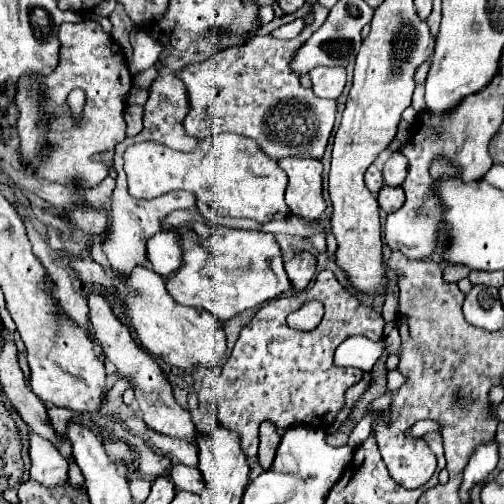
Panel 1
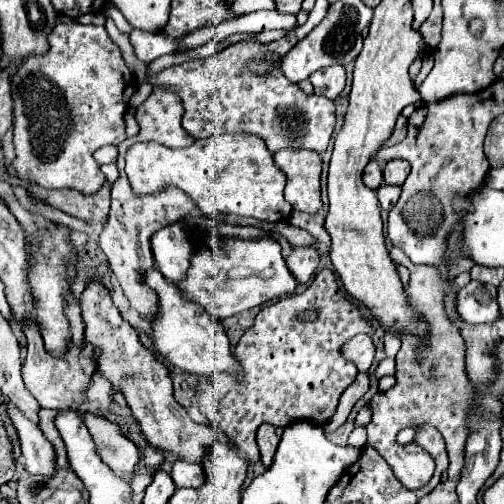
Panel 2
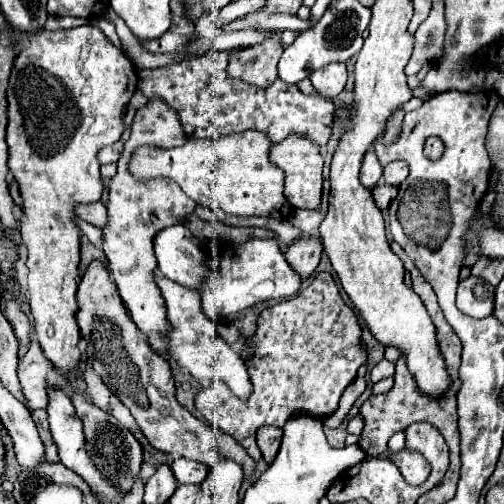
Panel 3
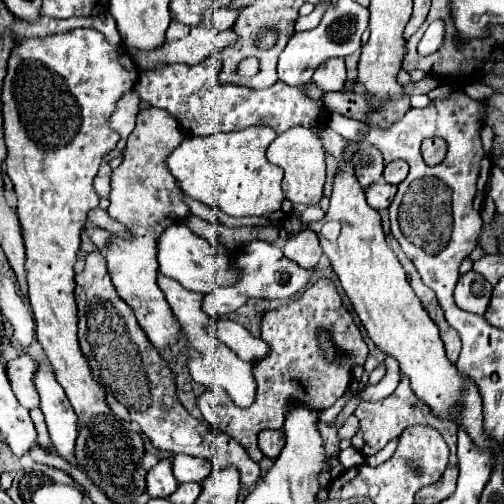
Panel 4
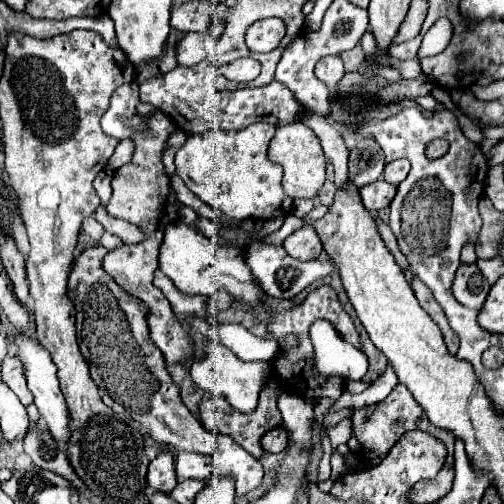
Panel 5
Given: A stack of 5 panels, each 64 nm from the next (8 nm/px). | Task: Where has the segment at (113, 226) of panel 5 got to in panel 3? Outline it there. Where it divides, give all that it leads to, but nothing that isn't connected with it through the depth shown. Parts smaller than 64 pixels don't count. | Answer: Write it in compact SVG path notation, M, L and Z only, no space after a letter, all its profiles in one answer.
M98 200L96 204L78 204L76 208L76 216L80 220L86 220L90 222L92 226L98 226L98 228L104 228L106 226L106 206L102 200Z

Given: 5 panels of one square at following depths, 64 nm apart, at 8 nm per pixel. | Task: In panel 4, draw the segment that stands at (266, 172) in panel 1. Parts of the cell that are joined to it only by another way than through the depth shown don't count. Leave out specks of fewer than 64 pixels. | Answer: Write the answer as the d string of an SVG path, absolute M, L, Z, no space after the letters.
M252 126L240 132L220 132L212 136L186 136L166 158L166 168L178 180L184 194L228 216L282 218L282 168L266 160L266 148L276 138L268 126Z

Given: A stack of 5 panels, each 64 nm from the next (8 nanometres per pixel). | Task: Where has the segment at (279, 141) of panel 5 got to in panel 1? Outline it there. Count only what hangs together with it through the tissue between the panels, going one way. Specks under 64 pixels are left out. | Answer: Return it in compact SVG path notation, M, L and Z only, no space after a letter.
M284 158L278 160L288 174L286 204L294 216L320 220L326 202L322 198L322 162L314 158Z

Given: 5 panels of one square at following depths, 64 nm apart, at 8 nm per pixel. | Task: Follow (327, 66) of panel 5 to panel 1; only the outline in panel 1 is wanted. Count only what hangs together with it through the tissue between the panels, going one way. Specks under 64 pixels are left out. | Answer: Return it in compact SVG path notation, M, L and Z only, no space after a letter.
M320 66L310 72L310 78L312 78L312 90L316 96L336 100L346 86L346 68Z

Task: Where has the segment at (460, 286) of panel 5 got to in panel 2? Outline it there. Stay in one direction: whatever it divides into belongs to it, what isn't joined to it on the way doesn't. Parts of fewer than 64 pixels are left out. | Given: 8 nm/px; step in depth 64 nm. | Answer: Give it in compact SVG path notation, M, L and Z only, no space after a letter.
M472 280L458 294L458 314L468 324L486 324L498 320L500 310L496 302L496 288Z

